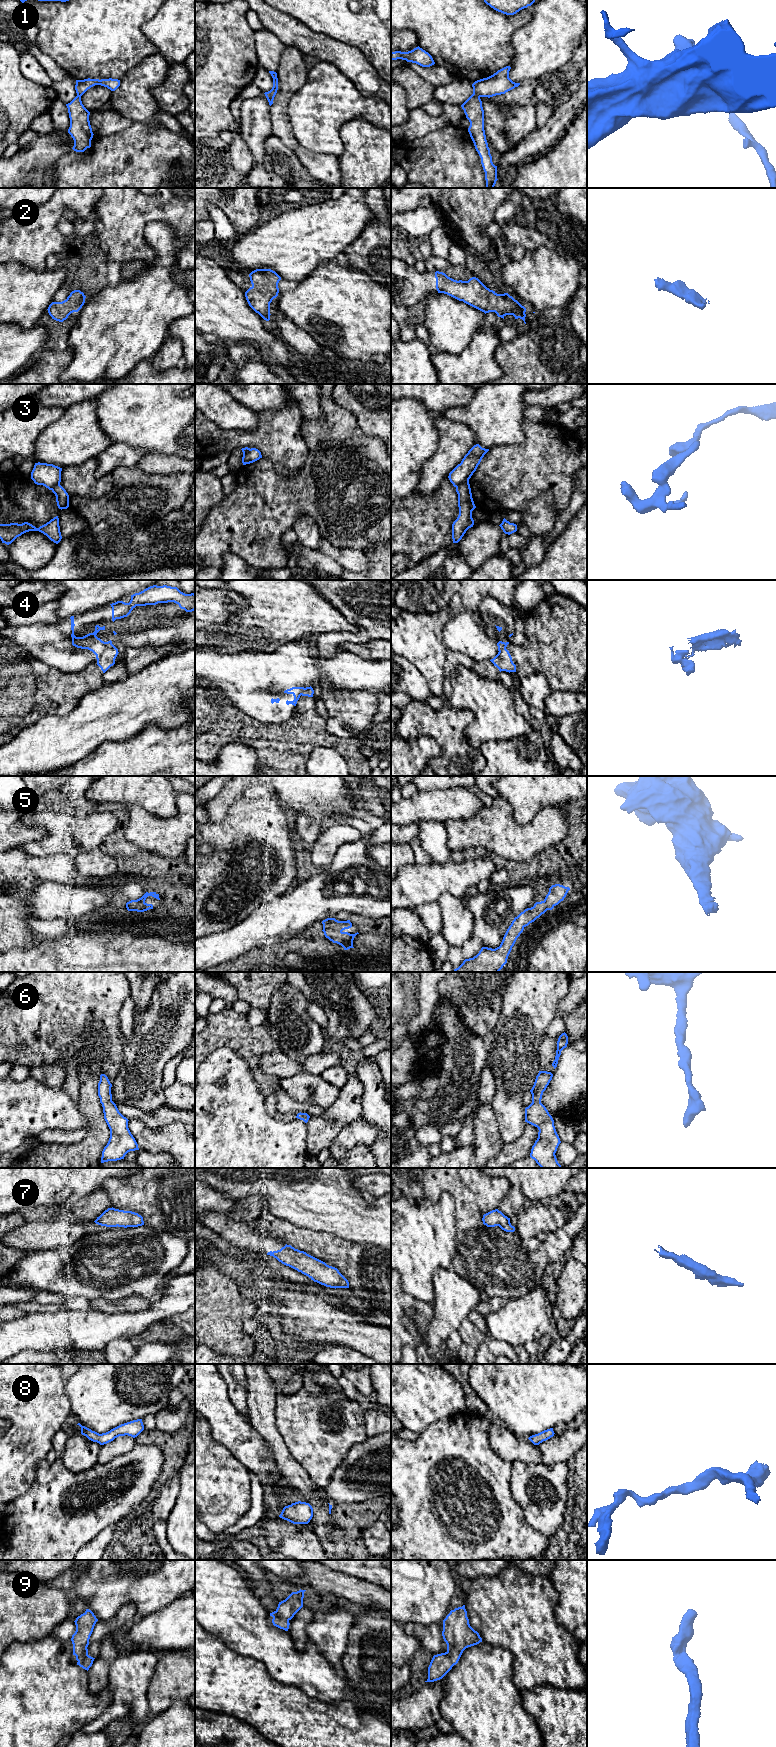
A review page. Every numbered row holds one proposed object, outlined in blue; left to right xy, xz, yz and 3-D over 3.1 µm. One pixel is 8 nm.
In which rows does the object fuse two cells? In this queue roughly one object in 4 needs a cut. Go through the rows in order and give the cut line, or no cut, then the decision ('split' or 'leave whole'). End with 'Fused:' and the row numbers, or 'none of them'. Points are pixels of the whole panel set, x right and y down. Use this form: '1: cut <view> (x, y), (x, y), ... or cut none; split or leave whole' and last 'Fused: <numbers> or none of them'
1: cut yz (473, 92), (479, 97); split
2: cut none; leave whole
3: cut yz (468, 481), (456, 487); split
4: cut xy (111, 643), (96, 658); split
5: cut none; leave whole
6: cut none; leave whole
7: cut none; leave whole
8: cut none; leave whole
9: cut none; leave whole
Fused: 1, 3, 4

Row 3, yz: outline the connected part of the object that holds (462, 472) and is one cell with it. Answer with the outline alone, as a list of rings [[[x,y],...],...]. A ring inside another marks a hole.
[[[479,444],[474,445],[468,451],[461,463],[449,473],[448,478],[454,487],[469,482],[469,479],[476,471],[482,458],[488,451],[489,449],[482,448]]]

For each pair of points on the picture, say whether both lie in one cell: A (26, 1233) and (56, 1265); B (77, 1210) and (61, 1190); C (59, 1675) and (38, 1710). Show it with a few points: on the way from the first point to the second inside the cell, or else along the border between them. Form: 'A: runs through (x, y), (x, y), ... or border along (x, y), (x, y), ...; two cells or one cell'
A: border along (65, 1246), (27, 1252); two cells
B: border along (91, 1192), (78, 1199), (68, 1200), (61, 1205); two cells
C: runs through (50, 1684), (38, 1696), (38, 1701); one cell

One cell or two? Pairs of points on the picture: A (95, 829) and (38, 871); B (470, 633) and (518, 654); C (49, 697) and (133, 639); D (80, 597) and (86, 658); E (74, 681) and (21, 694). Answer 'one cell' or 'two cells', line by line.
A: two cells
B: two cells
C: two cells
D: two cells
E: one cell

